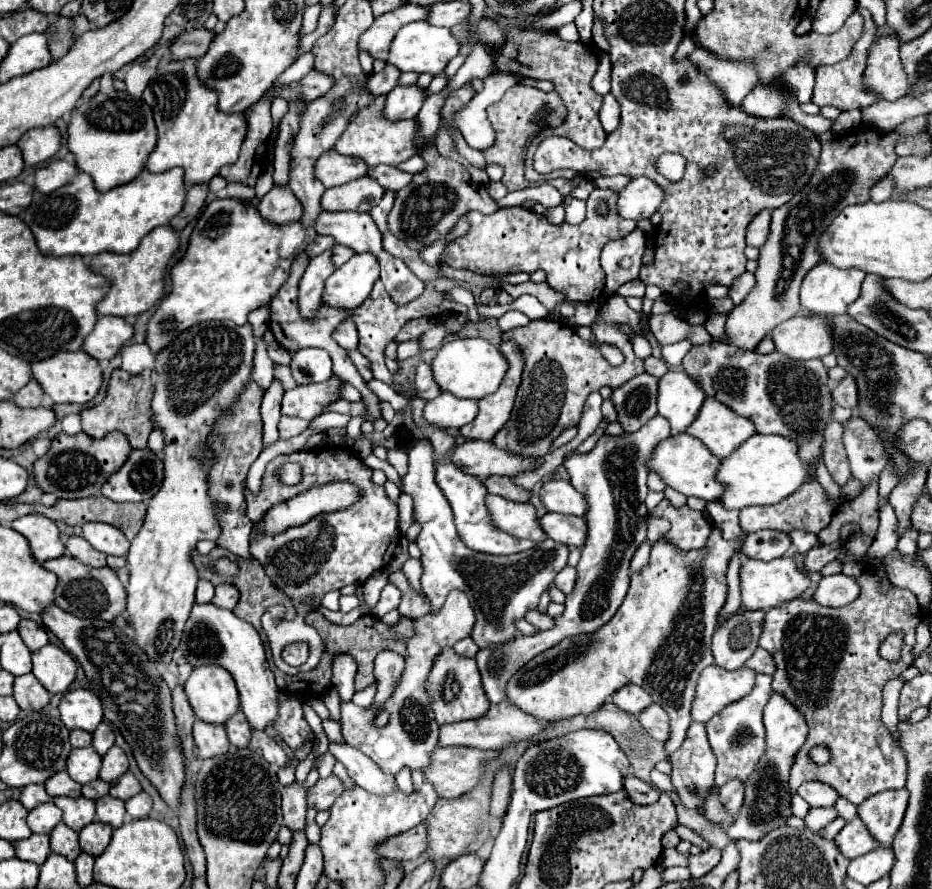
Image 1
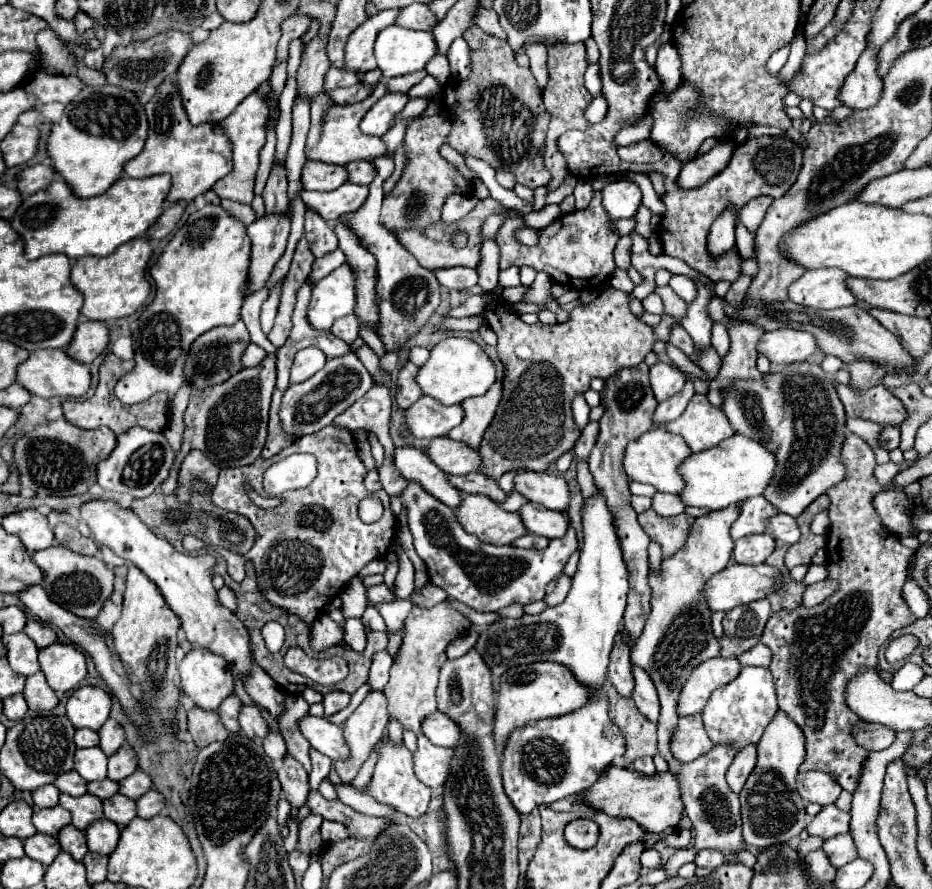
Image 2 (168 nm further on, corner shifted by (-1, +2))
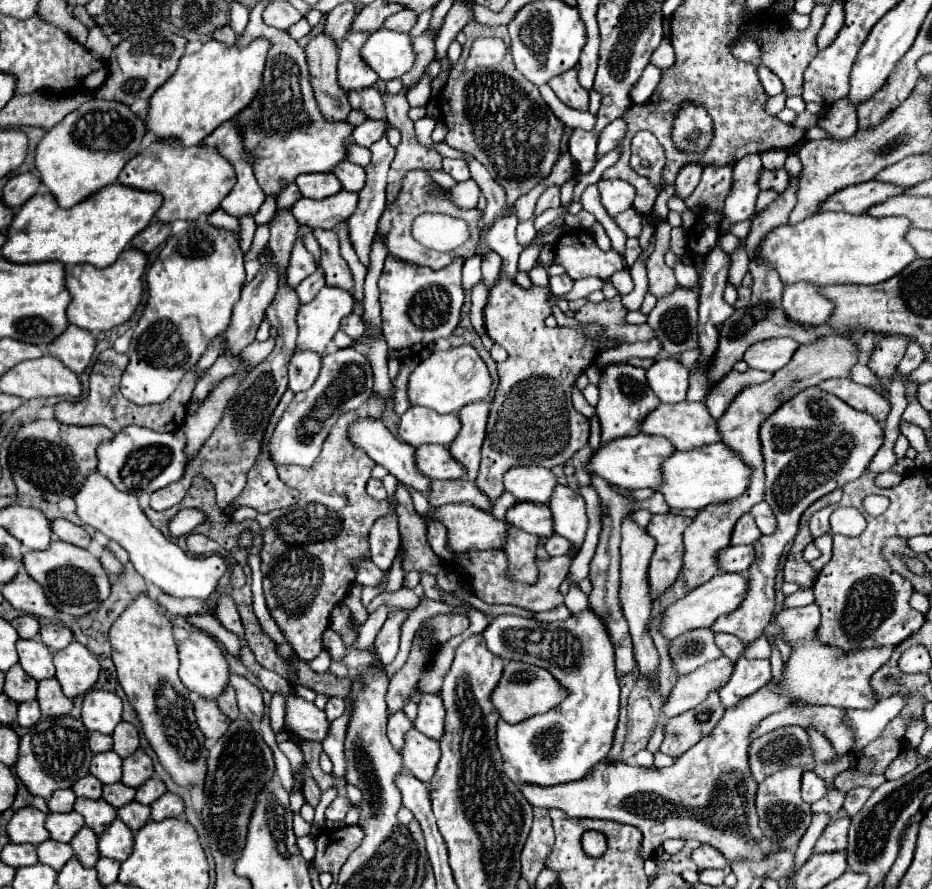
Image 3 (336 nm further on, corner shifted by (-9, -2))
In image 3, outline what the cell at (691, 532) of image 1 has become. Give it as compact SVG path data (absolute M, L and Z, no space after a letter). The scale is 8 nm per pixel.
M663 514L653 516L647 526L647 532L657 540L657 548L649 566L649 586L653 598L657 598L661 590L669 588L681 572L685 552L683 532L689 524L691 518L687 516Z

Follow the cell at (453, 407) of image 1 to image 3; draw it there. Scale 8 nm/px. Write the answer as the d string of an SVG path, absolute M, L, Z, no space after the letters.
M411 406L399 422L399 438L415 448L423 444L449 446L459 434L457 414L437 414L423 406Z

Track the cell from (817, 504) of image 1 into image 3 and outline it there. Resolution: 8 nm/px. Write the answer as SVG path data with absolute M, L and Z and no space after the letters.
M745 514L745 516L739 518L739 522L733 528L731 544L733 546L739 546L739 544L755 544L755 540L759 540L761 536L763 534L759 532L759 528L755 524L755 518L751 518L749 514Z

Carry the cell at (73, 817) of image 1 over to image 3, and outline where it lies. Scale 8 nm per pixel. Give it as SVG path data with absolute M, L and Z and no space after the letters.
M77 798L75 812L79 812L85 818L85 826L89 826L97 834L101 834L117 818L115 808L111 808L111 804L107 804L103 798L99 800Z

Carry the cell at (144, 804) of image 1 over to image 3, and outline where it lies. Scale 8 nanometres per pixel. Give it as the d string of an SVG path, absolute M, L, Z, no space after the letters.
M165 792L159 800L155 800L155 804L151 804L153 822L161 822L165 818L181 818L181 816L183 816L183 800L173 792Z

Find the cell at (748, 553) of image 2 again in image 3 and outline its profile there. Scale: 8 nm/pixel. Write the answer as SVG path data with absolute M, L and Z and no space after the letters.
M727 546L717 554L719 568L723 572L745 572L755 560L753 546Z

